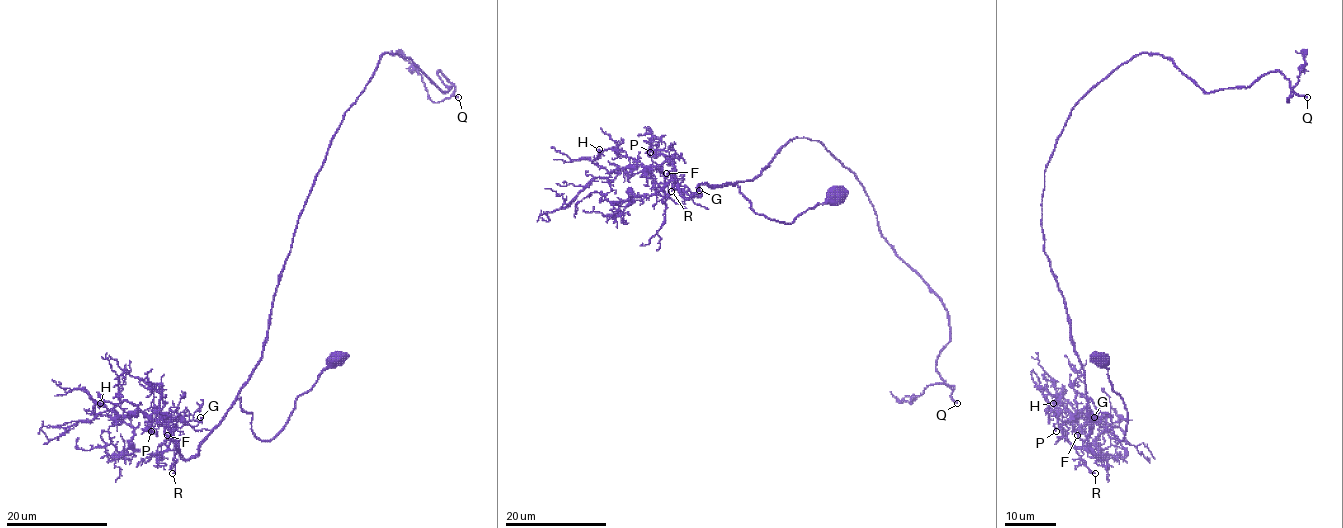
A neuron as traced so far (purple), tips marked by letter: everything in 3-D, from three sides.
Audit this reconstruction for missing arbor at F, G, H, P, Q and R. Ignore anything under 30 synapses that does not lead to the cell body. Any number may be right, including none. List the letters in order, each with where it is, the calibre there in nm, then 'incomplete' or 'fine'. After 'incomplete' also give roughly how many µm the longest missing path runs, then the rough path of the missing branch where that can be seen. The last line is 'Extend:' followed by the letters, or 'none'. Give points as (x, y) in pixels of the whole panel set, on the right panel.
F: at (1077, 435); 190 nm thick; fine
G: at (1094, 417); 160 nm thick; fine
H: at (1053, 403); 110 nm thick; fine
P: at (1056, 431); 130 nm thick; fine
Q: at (1307, 97); 200 nm thick; incomplete; about 25 µm are missing
R: at (1095, 473); 120 nm thick; fine
Extend: Q

